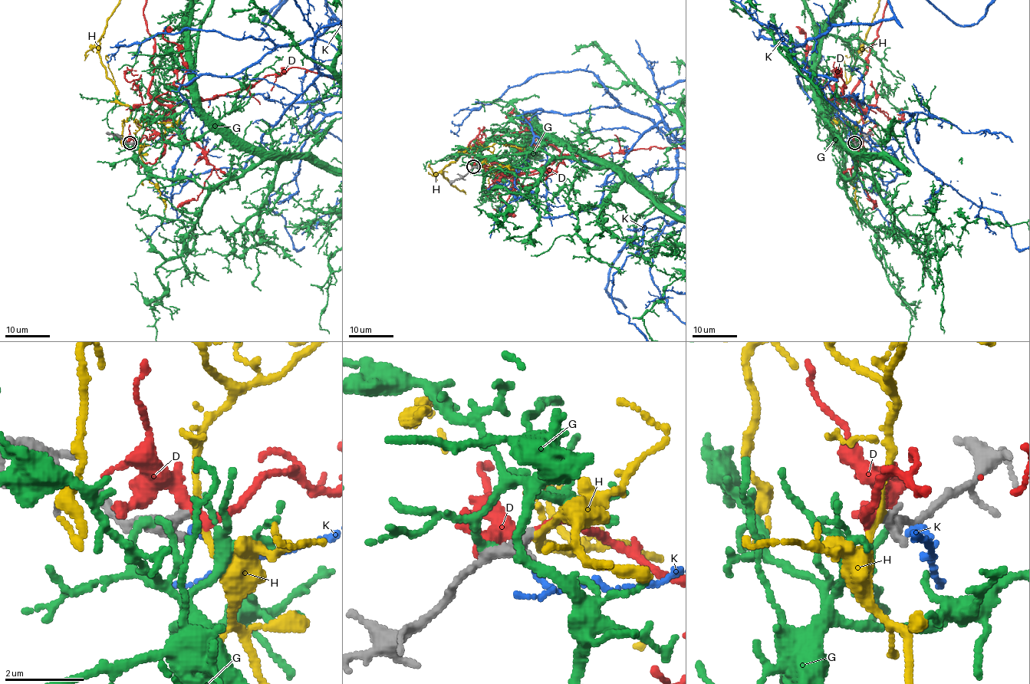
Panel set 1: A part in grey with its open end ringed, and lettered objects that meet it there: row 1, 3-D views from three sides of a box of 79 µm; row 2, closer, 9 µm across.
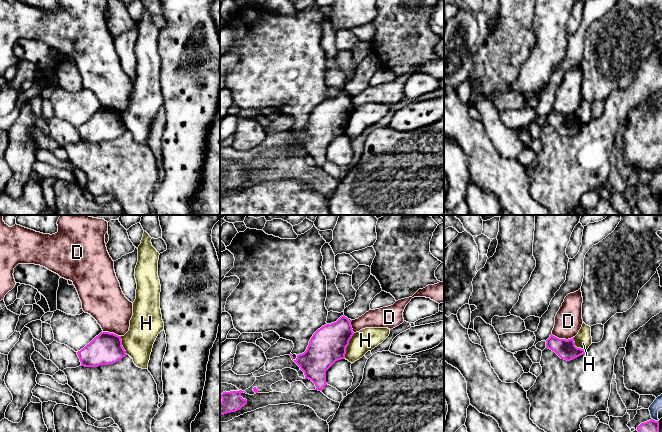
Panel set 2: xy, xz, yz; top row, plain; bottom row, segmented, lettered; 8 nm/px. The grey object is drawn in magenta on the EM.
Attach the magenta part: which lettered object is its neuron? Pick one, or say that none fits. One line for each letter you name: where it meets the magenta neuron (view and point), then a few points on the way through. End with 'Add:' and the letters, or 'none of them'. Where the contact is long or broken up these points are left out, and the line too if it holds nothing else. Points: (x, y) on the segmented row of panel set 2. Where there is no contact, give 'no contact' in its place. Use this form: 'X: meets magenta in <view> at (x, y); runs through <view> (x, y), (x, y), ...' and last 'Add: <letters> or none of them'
G: no contact
Add: G

